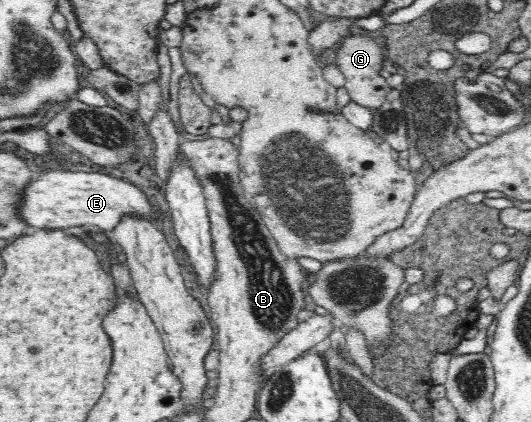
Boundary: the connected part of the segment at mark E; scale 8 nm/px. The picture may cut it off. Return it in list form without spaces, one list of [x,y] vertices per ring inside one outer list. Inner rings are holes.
[[[66,169],[42,170],[39,175],[30,179],[23,192],[17,206],[17,215],[21,221],[25,221],[27,225],[33,229],[39,228],[69,228],[69,226],[92,226],[101,230],[110,232],[115,228],[117,222],[121,220],[123,214],[138,214],[138,216],[159,216],[153,213],[153,208],[149,205],[147,198],[143,192],[129,182],[121,179],[113,178],[104,173],[96,173],[89,171],[70,171]]]

